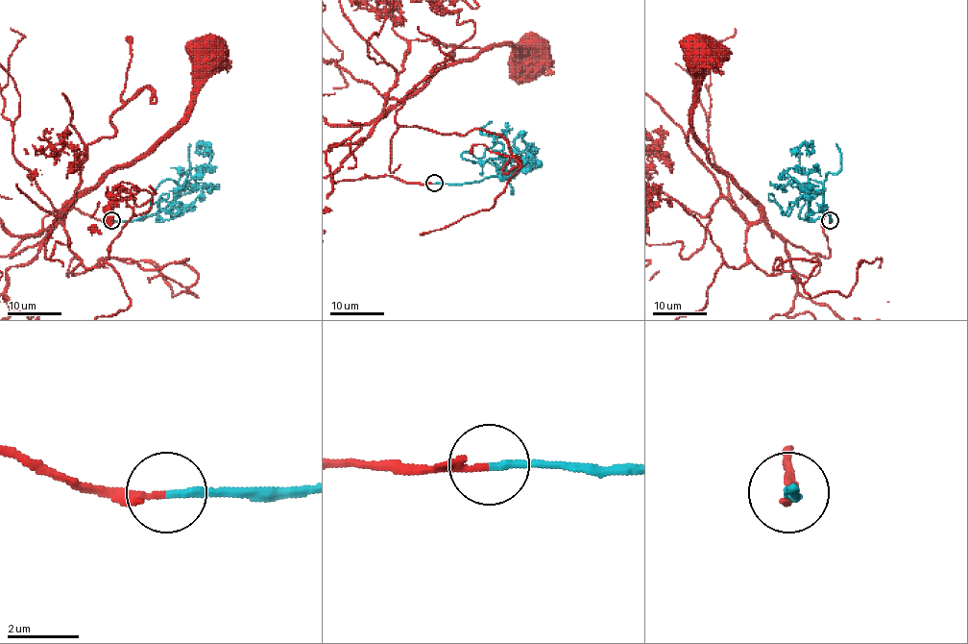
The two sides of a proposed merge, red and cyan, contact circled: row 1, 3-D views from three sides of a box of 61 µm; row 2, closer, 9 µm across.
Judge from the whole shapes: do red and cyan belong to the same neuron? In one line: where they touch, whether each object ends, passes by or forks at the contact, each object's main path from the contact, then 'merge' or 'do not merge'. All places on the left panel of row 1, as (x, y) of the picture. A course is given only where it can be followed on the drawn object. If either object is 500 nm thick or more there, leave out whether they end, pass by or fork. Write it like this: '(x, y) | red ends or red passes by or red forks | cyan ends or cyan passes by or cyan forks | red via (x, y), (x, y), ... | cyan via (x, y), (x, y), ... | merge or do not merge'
(111, 220) | red ends | cyan ends | red via (110, 220), (55, 210), (11, 259), (36, 245), (67, 204), (170, 131), (204, 58) | cyan via (110, 220), (158, 213), (209, 167), (208, 144), (200, 148), (208, 157) | merge

